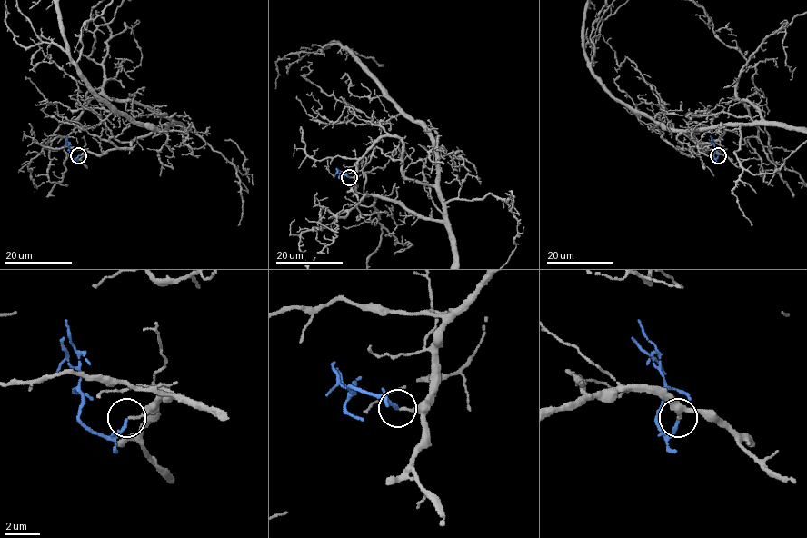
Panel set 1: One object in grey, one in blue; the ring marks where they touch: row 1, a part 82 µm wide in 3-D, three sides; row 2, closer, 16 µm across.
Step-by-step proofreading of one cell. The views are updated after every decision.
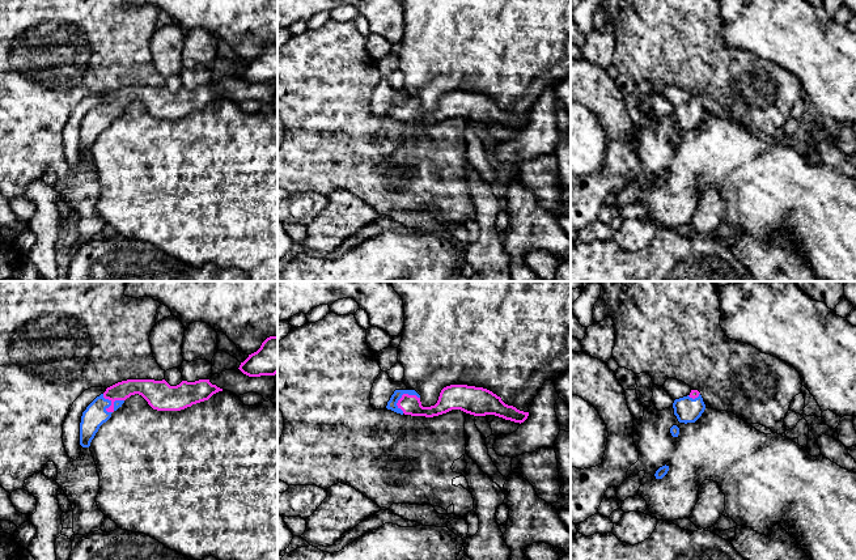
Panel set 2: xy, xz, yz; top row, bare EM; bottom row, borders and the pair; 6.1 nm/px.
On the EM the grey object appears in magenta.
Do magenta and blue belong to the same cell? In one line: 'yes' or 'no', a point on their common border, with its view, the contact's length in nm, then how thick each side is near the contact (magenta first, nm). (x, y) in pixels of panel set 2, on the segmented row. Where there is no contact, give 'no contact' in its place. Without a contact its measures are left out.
yes; contact xy (113, 402); length 140 nm; calibres 140 and 140 nm

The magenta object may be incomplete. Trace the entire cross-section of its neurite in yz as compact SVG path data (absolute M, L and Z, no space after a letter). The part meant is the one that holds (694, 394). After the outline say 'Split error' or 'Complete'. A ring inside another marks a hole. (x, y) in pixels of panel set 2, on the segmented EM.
M691 390L687 396L675 399L673 403L674 415L679 423L695 423L705 410L703 398L698 390Z. Split error

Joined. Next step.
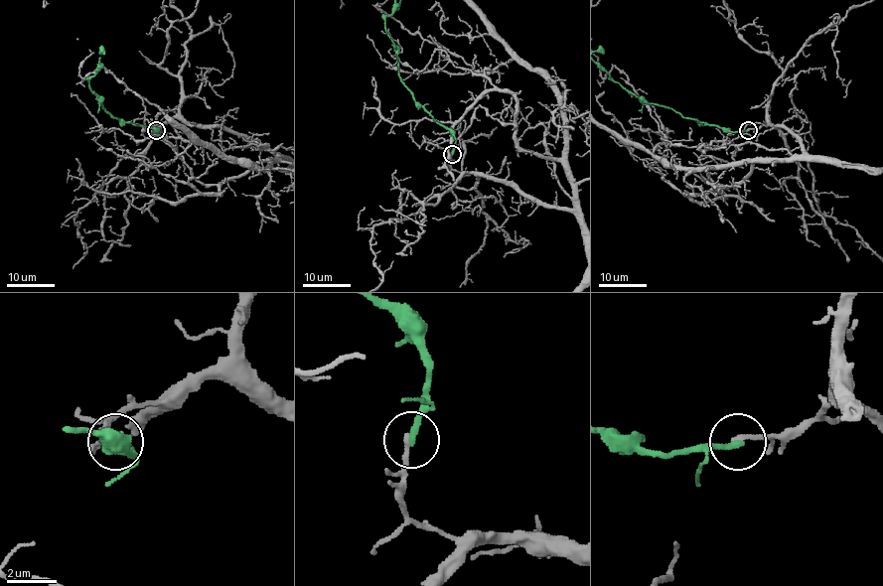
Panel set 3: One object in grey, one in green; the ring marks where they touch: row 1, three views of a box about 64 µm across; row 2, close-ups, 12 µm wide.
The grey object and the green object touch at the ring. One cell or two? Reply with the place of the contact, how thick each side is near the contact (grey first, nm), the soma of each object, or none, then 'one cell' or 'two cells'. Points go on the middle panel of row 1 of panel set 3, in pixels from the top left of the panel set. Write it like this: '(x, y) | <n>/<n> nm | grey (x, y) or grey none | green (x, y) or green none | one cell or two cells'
(452, 154) | 200/240 nm | grey none | green none | two cells

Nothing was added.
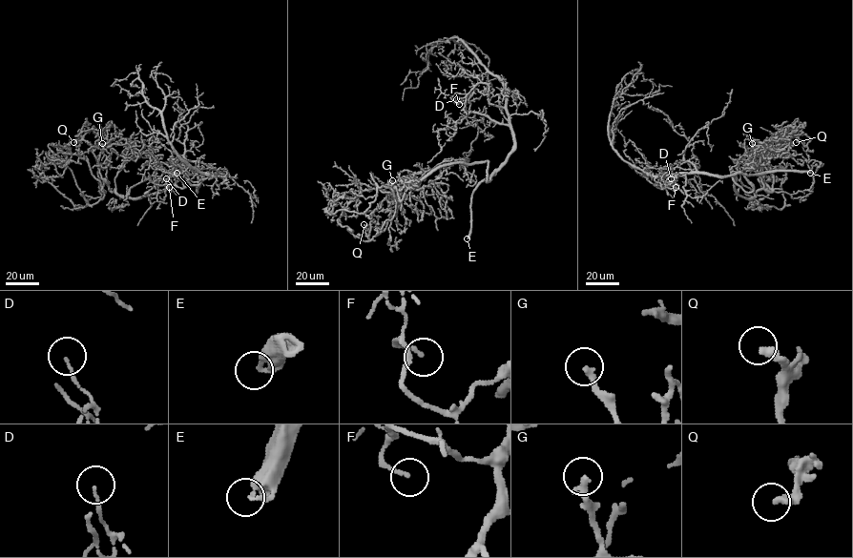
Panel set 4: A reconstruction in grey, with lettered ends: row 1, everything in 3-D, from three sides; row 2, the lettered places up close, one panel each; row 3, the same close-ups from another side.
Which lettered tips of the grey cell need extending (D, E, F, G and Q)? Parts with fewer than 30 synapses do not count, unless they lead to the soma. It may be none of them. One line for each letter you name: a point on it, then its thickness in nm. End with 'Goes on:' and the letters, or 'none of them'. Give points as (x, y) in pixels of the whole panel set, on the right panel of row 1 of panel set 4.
E: (810, 173) | 300 nm
G: (752, 143) | 240 nm
Q: (796, 142) | 280 nm
Goes on: E, G, Q

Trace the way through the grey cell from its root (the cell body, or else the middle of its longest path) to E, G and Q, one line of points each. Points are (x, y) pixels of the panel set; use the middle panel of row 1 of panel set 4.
E: (488, 175), (488, 181), (495, 173), (486, 177), (472, 195), (470, 231), (467, 238)
G: (488, 175), (487, 161), (447, 163), (407, 183), (399, 201), (400, 188), (392, 180)
Q: (488, 175), (487, 161), (438, 166), (407, 183), (401, 200), (395, 187), (387, 194), (367, 236), (364, 224)

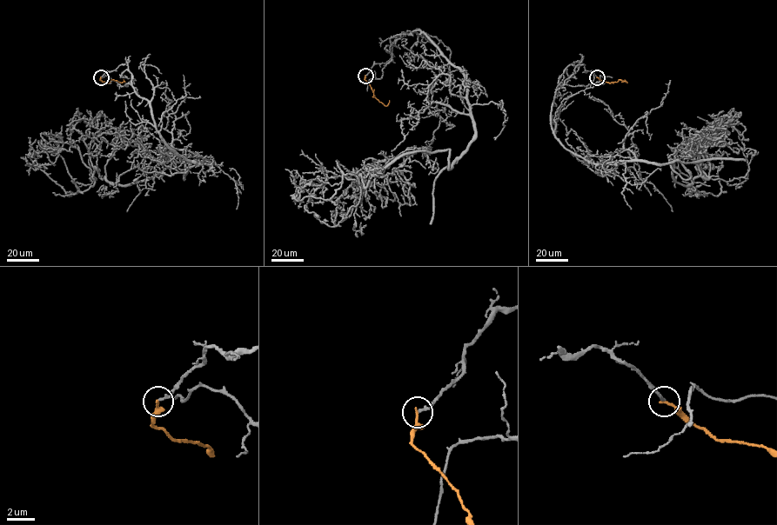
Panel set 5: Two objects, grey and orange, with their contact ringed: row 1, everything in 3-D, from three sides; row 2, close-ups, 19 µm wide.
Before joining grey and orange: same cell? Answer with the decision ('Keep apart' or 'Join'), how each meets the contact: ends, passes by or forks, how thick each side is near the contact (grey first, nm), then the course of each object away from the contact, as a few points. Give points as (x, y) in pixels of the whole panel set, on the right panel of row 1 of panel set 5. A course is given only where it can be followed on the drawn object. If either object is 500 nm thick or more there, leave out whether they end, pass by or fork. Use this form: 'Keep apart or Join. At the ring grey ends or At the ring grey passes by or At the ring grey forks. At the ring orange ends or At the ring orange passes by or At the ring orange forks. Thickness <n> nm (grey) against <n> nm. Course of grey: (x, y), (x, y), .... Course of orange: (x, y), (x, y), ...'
Join. At the ring grey ends. At the ring orange ends. Thickness 200 nm (grey) against 190 nm. Course of grey: (597, 77), (559, 80), (565, 148), (679, 160), (718, 196), (722, 161), (691, 145). Course of orange: (597, 77), (609, 83), (619, 79), (627, 83), (621, 82)

